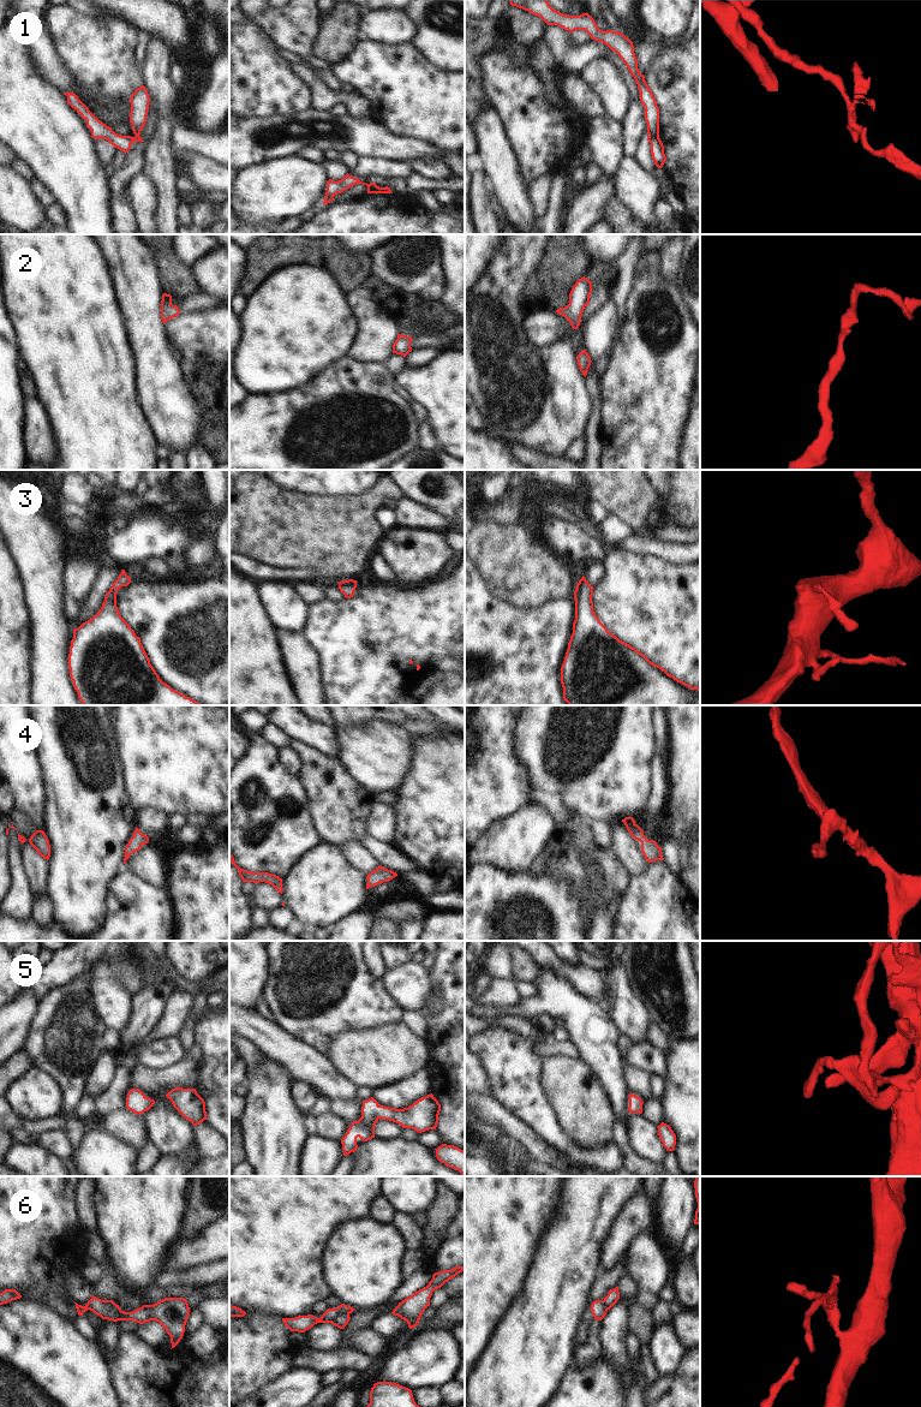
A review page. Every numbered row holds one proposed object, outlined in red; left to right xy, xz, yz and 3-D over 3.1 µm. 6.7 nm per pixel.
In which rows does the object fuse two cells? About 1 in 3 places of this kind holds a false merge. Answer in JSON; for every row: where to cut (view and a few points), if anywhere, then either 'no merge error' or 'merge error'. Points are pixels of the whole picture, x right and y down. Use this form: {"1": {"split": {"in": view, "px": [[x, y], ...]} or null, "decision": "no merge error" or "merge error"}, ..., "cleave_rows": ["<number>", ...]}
{"1": {"split": {"in": "yz", "px": [[649, 135], [658, 138]]}, "decision": "merge error"}, "2": {"split": null, "decision": "no merge error"}, "3": {"split": null, "decision": "no merge error"}, "4": {"split": null, "decision": "no merge error"}, "5": {"split": null, "decision": "no merge error"}, "6": {"split": {"in": "xz", "px": [[348, 1313], [339, 1313], [329, 1322]]}, "decision": "merge error"}, "cleave_rows": ["1", "6"]}

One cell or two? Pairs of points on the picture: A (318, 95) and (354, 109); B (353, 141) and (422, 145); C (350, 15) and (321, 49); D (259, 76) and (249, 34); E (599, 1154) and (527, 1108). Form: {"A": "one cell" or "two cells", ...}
{"A": "one cell", "B": "one cell", "C": "one cell", "D": "one cell", "E": "one cell"}

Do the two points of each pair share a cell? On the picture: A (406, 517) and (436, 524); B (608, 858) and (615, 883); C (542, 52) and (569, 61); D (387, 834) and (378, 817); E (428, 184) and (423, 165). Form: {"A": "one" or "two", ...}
{"A": "one", "B": "one", "C": "two", "D": "one", "E": "two"}

